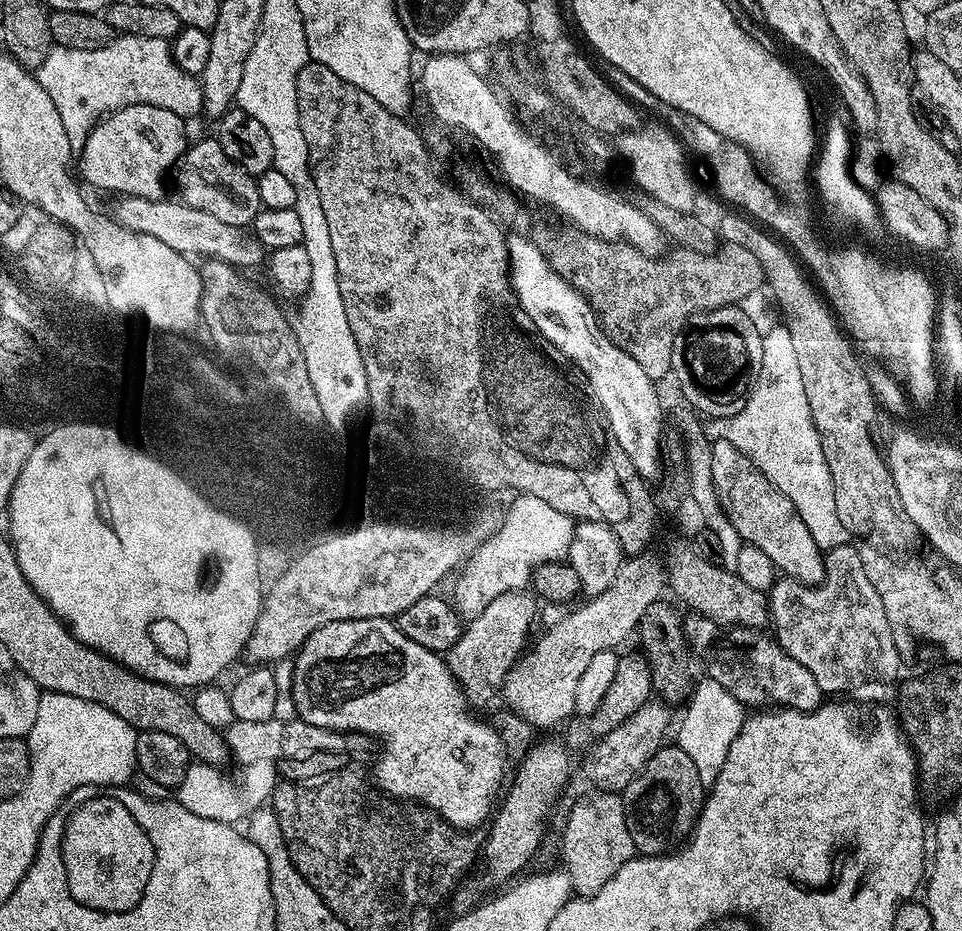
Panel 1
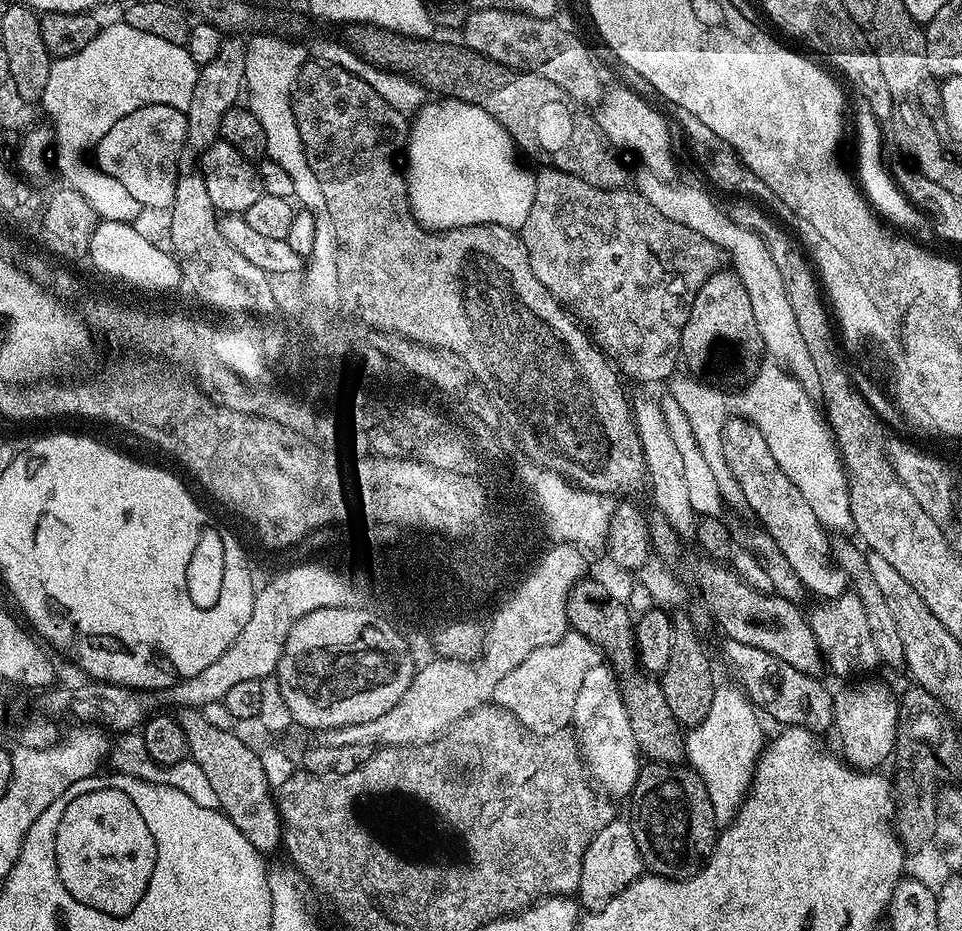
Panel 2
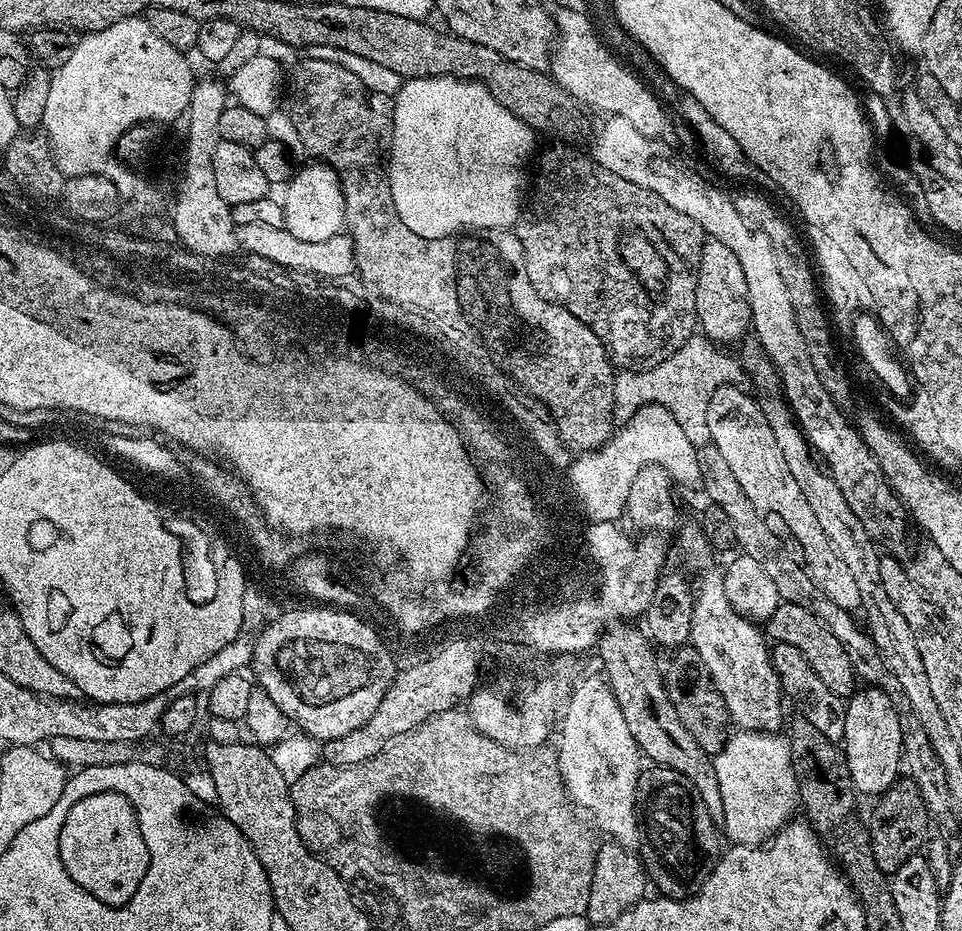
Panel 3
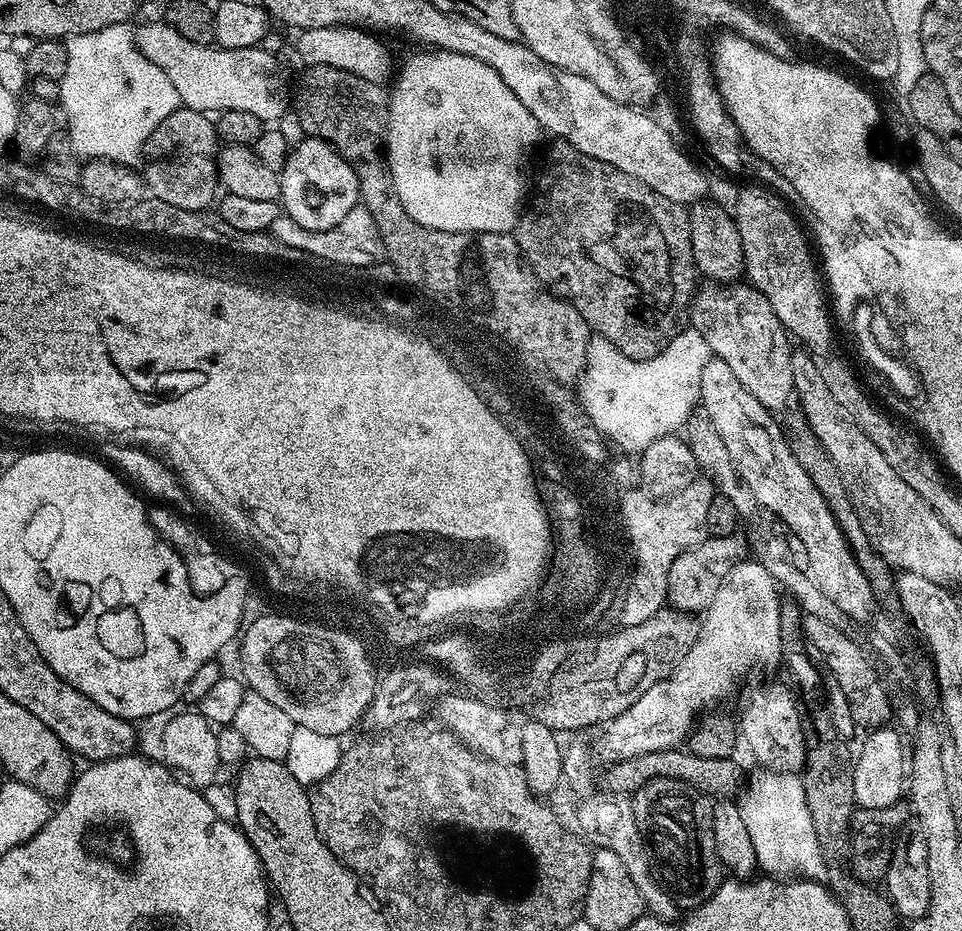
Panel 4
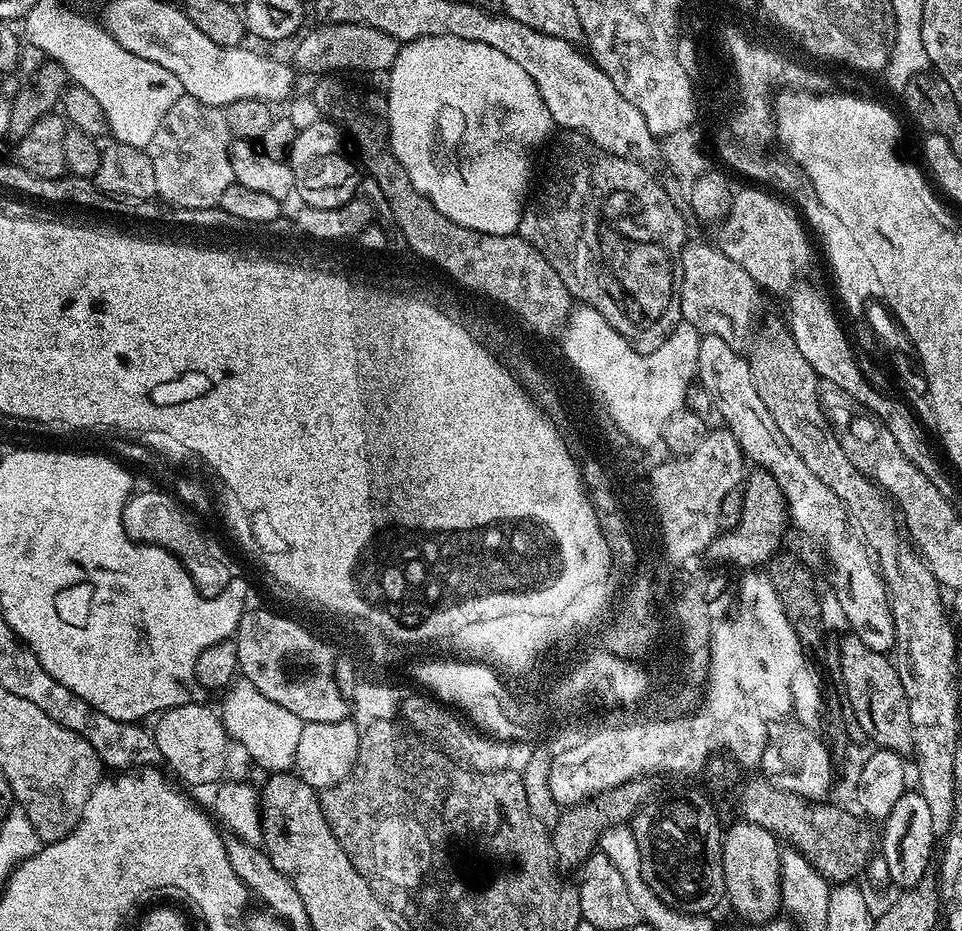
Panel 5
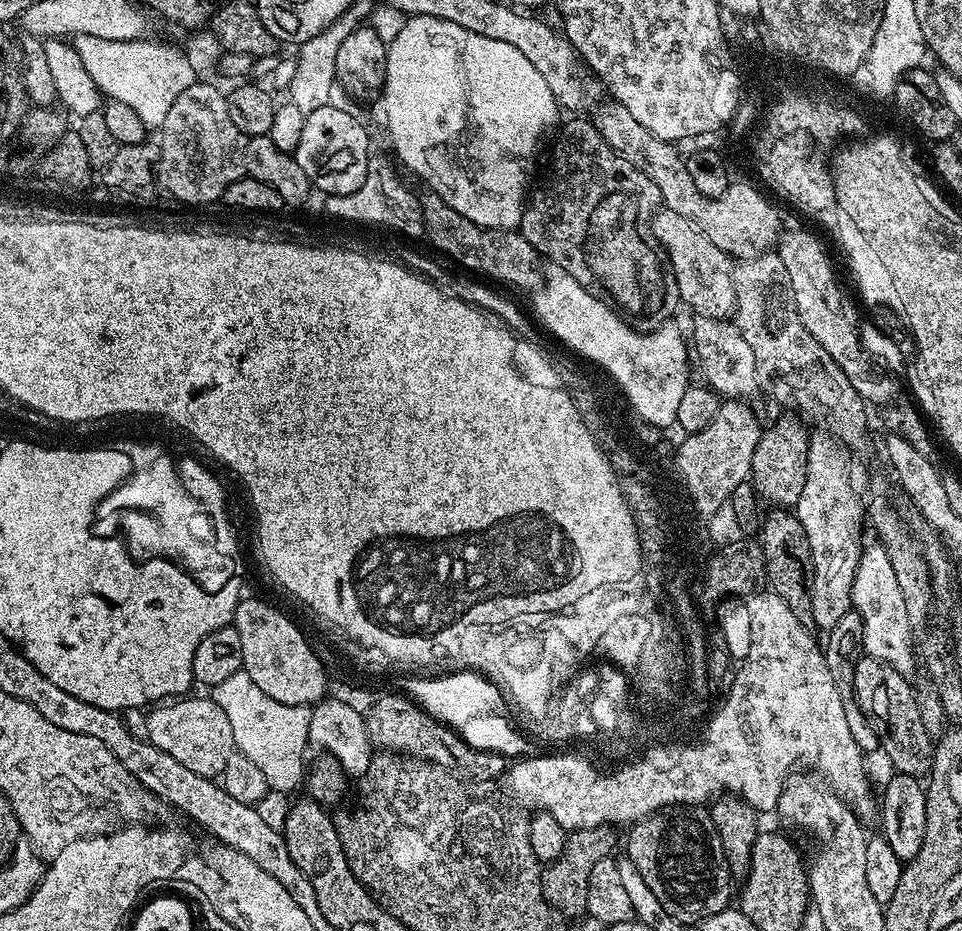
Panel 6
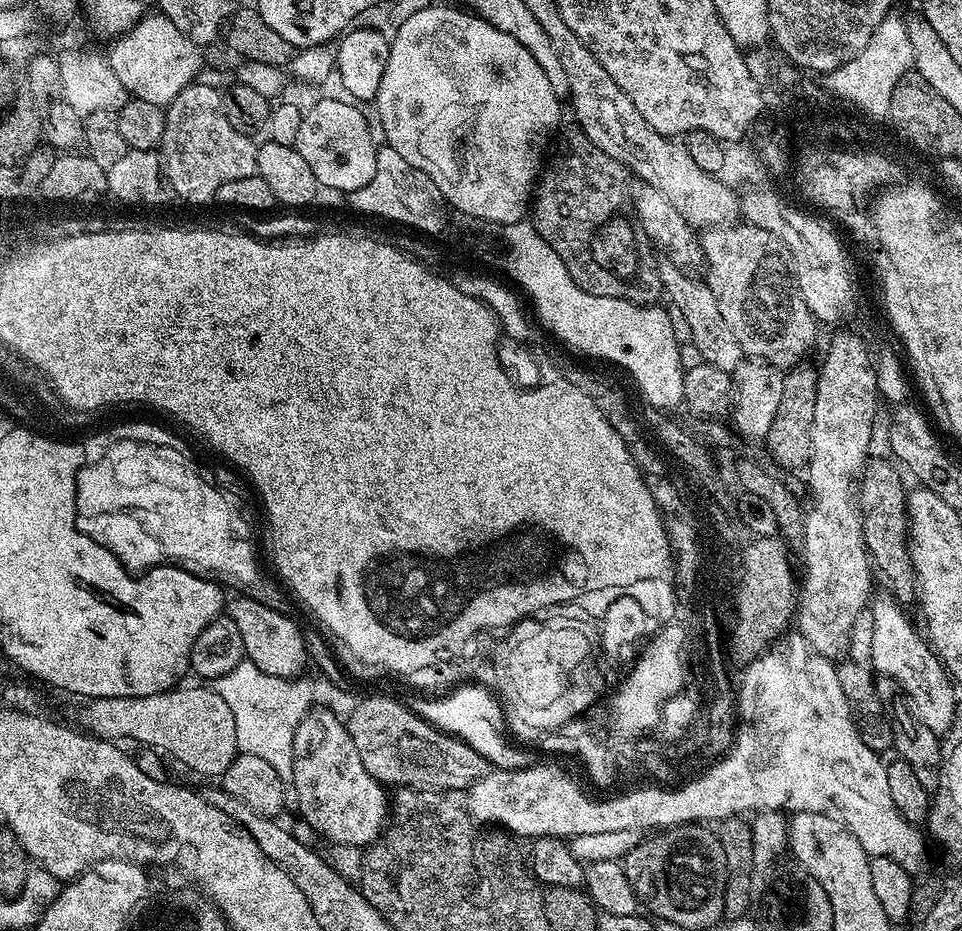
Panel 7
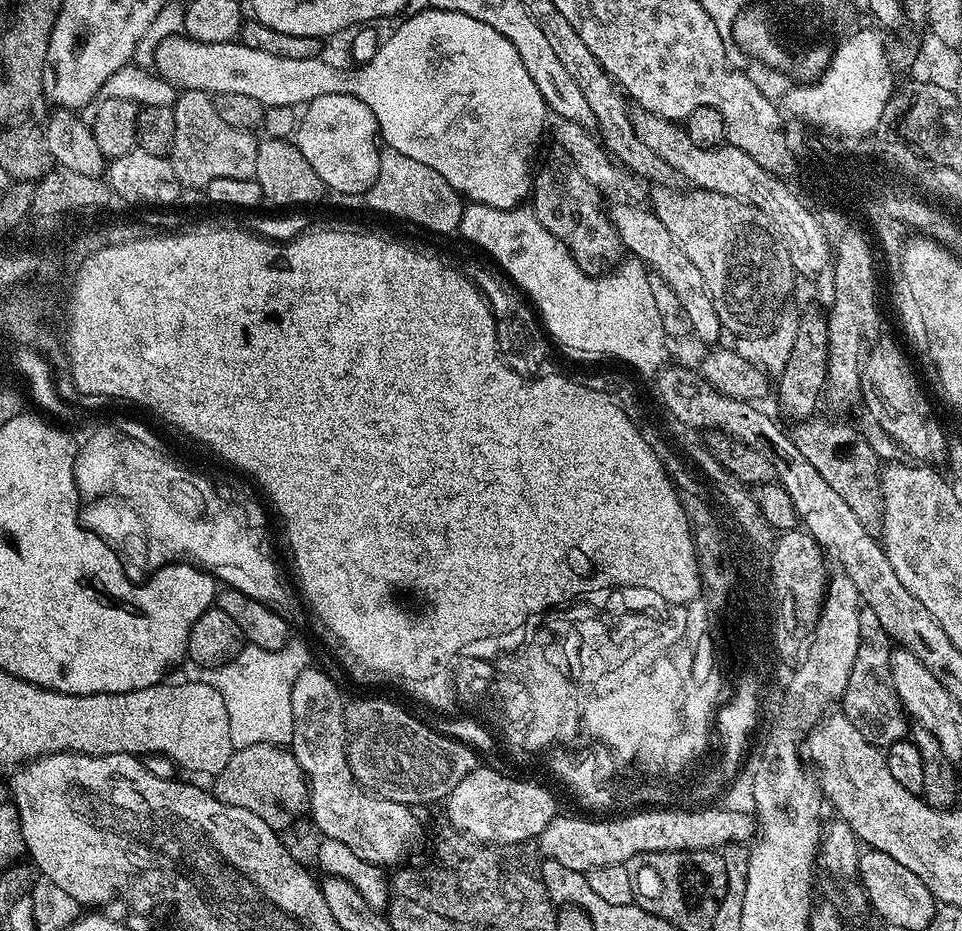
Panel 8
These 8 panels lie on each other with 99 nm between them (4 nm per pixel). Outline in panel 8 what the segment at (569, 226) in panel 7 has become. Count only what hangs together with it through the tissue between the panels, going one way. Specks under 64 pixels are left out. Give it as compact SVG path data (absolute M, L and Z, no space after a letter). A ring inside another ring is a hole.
M549 147L544 165L539 165L532 181L530 208L546 230L568 247L568 251L580 263L580 269L589 274L603 274L621 259L620 234L612 224L612 217L600 205L601 193L590 183L586 174L574 166L574 158L566 150Z

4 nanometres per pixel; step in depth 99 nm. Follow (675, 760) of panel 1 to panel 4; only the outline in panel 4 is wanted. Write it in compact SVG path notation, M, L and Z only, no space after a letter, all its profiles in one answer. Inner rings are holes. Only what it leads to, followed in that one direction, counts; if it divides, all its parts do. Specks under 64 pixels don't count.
M654 778L648 780L631 797L634 818L638 822L644 843L648 845L648 854L652 861L652 874L660 881L660 887L671 894L677 905L684 910L695 910L720 888L720 881L725 879L726 869L718 858L714 842L712 825L713 801L697 788L674 778Z

